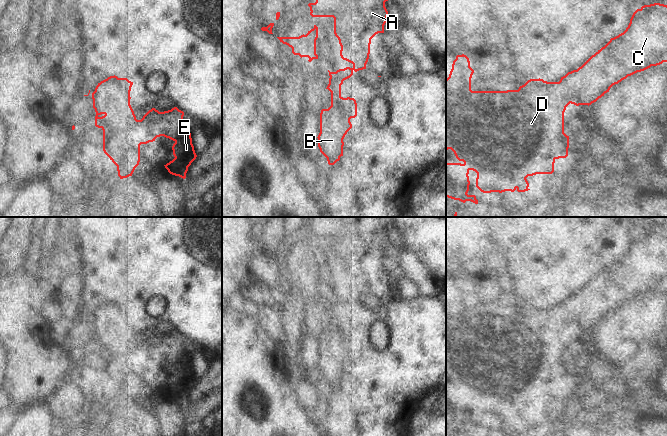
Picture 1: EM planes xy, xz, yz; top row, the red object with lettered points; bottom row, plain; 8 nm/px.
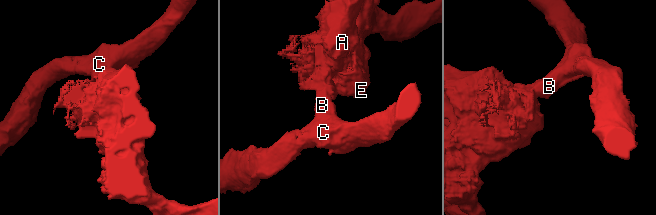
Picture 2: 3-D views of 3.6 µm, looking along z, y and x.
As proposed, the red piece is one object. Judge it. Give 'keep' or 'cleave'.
keep

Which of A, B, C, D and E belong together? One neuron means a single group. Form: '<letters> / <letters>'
A B C D E

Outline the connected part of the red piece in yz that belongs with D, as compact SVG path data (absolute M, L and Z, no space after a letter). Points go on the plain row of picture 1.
M660 227L637 233L623 257L611 262L581 291L568 296L559 306L547 306L539 302L528 304L518 314L472 315L471 302L474 294L466 279L457 279L446 303L446 374L451 373L460 386L446 386L446 421L463 427L471 425L478 428L475 419L467 418L470 394L477 397L476 411L483 417L530 414L526 403L528 400L552 398L555 384L568 380L569 360L564 357L564 336L570 327L589 330L628 300L663 286L667 286L667 229Z

